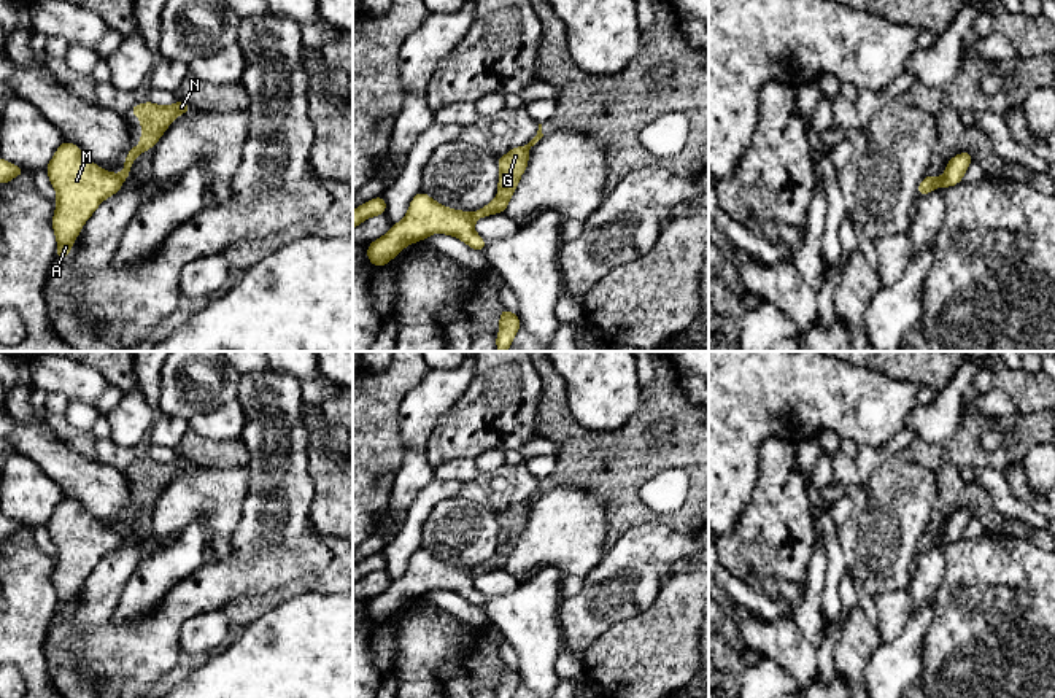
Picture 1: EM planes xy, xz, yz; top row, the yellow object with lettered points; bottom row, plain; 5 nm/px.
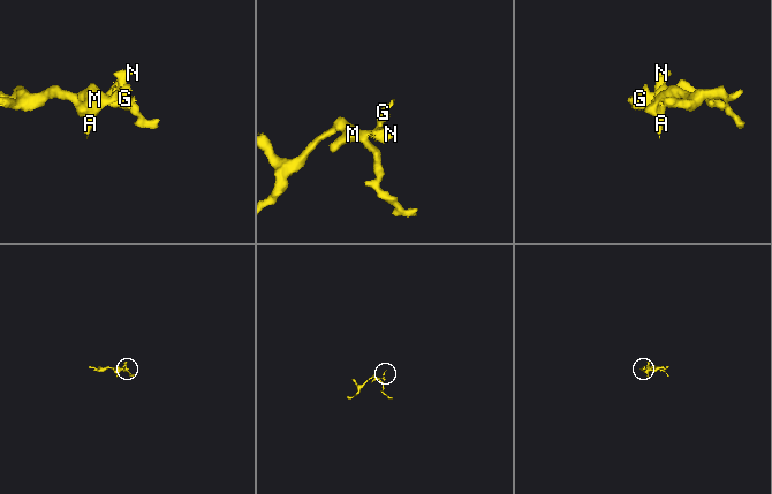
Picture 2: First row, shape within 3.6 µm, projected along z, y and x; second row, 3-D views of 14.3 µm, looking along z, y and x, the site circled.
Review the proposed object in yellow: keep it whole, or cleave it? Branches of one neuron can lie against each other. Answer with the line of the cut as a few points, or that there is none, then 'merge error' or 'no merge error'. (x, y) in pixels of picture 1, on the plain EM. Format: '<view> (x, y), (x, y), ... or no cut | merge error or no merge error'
xz (474, 570), (475, 576) | merge error

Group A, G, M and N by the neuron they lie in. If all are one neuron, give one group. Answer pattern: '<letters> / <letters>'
A M / G N

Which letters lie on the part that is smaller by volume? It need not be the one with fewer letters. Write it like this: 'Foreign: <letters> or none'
Foreign: G, N

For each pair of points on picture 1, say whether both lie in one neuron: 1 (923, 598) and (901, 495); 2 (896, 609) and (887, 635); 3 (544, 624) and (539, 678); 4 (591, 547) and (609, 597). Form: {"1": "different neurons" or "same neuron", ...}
{"1": "different neurons", "2": "same neuron", "3": "same neuron", "4": "different neurons"}

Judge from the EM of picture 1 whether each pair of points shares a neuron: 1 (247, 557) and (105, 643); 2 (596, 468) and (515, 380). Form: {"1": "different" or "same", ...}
{"1": "same", "2": "different"}

